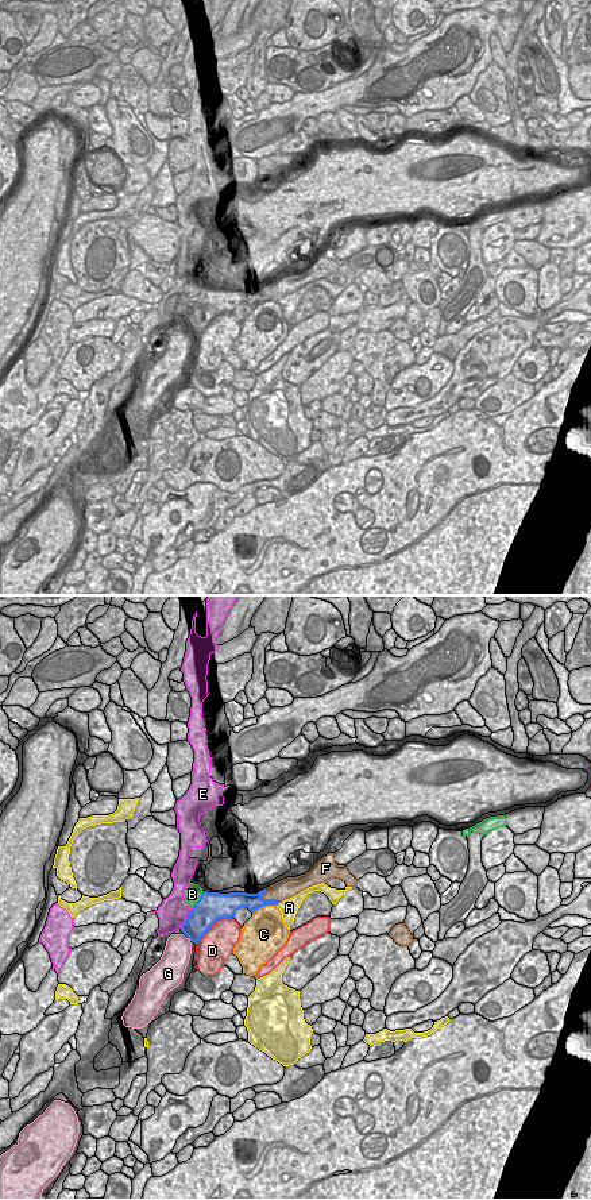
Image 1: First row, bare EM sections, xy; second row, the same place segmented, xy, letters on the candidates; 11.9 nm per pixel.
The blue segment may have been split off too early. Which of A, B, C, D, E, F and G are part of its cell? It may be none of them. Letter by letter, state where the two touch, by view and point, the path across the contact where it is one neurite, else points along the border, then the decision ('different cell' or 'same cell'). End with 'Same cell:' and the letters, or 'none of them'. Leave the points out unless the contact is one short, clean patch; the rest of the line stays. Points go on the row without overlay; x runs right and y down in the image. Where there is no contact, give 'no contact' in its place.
A: no contact; different cell
B: contact xy (197, 296); border xy (203, 286), (192, 304); different cell
C: contact xy (263, 301); different cell
D: contact xy (212, 319); different cell
E: contact xy (186, 313); different cell
F: contact xy (267, 296); border xy (263, 285), (265, 294), (279, 297); different cell
G: contact xy (189, 334); different cell
Same cell: none of them

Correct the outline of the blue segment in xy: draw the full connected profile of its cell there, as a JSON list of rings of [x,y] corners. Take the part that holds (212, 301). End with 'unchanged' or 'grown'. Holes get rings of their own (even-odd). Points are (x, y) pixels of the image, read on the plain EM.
[[[264,285],[258,289],[247,288],[208,288],[202,286],[201,293],[186,310],[181,320],[181,327],[192,336],[197,337],[221,313],[232,313],[235,308],[247,302],[252,309],[264,301],[278,301],[279,296],[264,296]]] | unchanged

